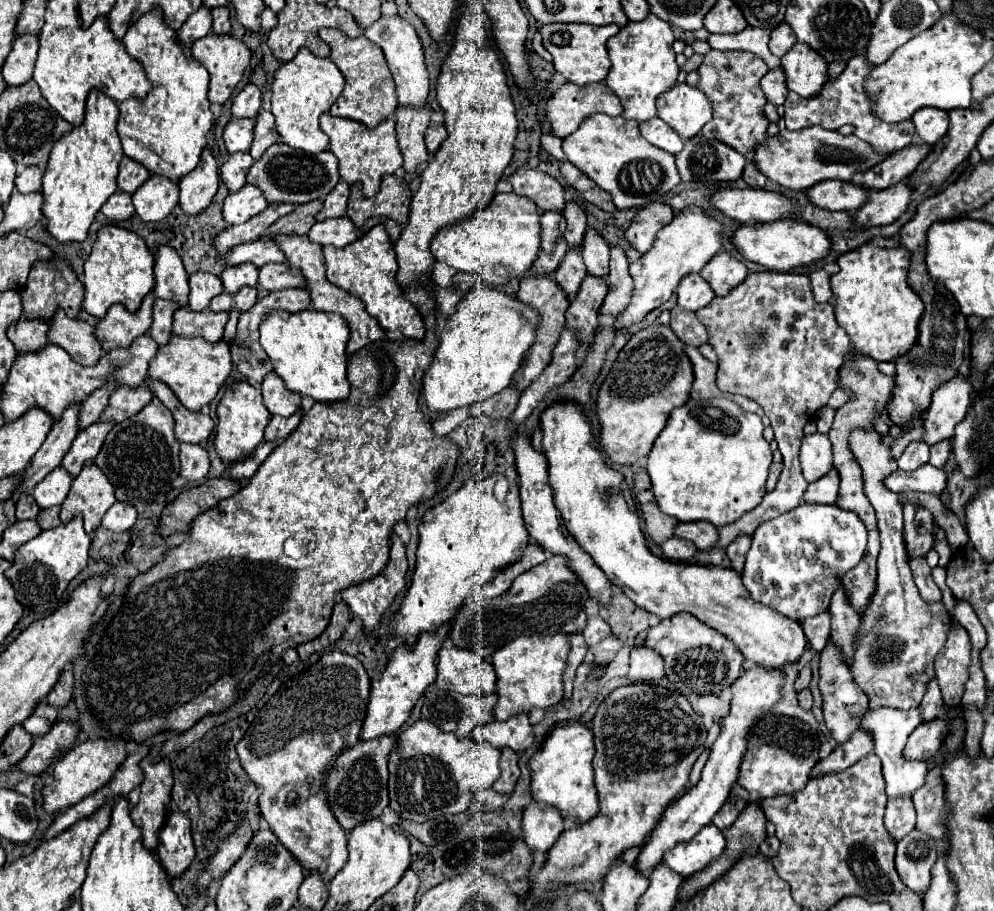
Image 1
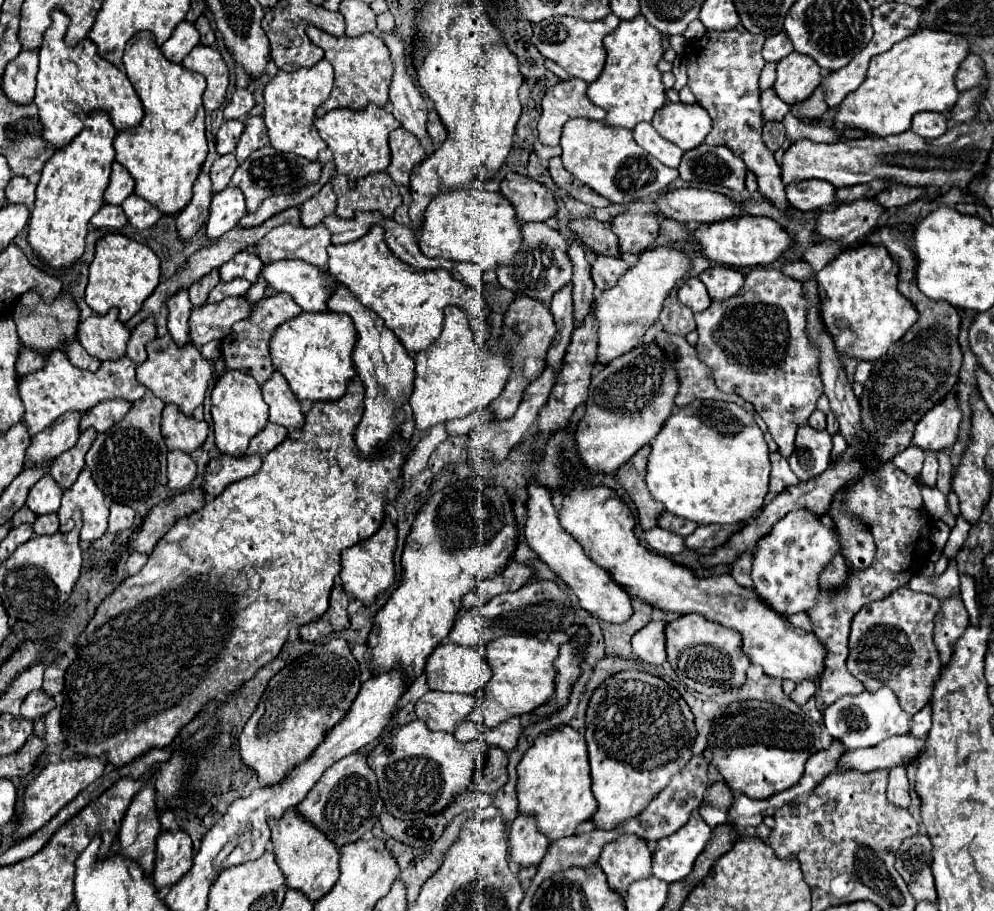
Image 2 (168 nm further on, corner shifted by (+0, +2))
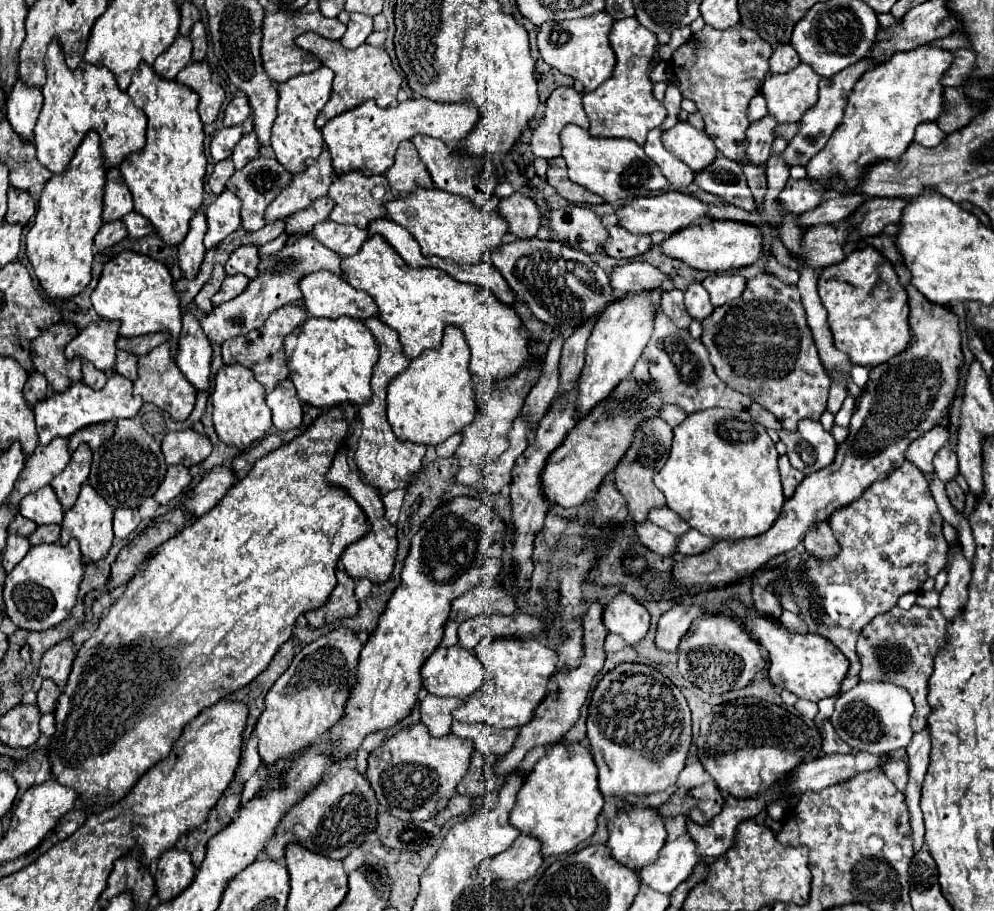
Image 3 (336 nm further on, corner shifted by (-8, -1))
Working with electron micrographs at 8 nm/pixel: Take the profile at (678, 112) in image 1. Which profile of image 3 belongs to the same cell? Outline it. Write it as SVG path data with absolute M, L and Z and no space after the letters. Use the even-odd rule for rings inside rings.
M688 120L678 122L670 130L664 130L662 144L674 156L686 162L694 172L704 170L718 154L716 146L712 144L712 138L704 130L694 128Z

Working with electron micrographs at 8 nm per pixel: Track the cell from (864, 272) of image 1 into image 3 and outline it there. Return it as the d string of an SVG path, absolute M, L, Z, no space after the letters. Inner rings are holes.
M872 246L864 250L852 250L840 264L826 266L818 280L818 294L820 294L824 308L828 310L828 324L834 336L834 346L846 352L852 364L874 368L876 364L890 360L894 354L902 352L908 346L912 332L908 332L906 290L900 286L894 266Z

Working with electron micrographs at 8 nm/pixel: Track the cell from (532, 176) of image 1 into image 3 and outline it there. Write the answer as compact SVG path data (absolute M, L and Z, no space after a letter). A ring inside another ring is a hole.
M514 192L512 196L500 200L498 214L508 220L510 232L518 238L532 238L542 226L540 208L532 198L524 196L522 192Z

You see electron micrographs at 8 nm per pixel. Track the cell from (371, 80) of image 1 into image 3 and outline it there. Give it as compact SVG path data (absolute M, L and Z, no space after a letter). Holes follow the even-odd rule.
M306 32L302 34L298 40L296 40L298 46L302 46L304 50L316 54L324 66L328 66L330 70L336 72L336 78L334 78L334 84L332 84L332 96L328 100L328 104L320 110L318 118L316 118L316 126L322 128L330 118L350 110L350 108L356 108L358 104L366 102L366 100L376 100L376 104L380 108L388 108L394 100L396 100L396 94L400 90L400 84L402 84L402 78L400 74L396 72L390 56L386 54L384 48L380 46L372 46L372 44L362 44L358 46L356 50L348 50L340 44L340 40L328 40L316 32Z

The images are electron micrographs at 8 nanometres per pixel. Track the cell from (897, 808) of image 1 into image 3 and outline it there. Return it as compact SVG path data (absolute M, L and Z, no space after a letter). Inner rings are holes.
M892 758L884 764L884 774L894 782L894 786L904 792L906 784L908 784L908 764L902 758Z

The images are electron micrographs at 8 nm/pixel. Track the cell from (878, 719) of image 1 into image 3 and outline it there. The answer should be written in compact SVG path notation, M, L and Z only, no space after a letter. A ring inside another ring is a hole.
M858 682L852 690L836 700L836 710L830 720L836 734L854 750L888 754L890 744L910 744L914 734L910 726L912 714L914 704L906 688L890 682Z

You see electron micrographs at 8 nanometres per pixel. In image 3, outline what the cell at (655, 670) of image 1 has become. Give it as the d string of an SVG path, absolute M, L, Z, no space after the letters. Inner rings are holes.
M674 606L660 616L656 628L656 648L662 652L676 652L680 636L684 636L690 624L704 610L698 606Z

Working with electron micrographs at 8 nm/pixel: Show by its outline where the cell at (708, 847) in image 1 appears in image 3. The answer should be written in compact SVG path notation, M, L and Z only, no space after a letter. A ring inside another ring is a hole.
M686 832L672 842L666 842L660 850L658 860L648 868L642 868L640 876L642 882L650 888L670 894L680 882L684 882L692 874L698 860L700 858L696 854L696 842Z

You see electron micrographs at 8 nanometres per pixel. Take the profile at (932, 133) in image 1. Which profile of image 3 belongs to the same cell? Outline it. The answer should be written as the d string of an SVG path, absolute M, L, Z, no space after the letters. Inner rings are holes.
M928 122L928 124L920 124L920 128L916 128L916 136L914 140L922 146L928 146L928 148L934 148L938 146L942 140L946 138L946 134L940 130L938 124L934 122Z

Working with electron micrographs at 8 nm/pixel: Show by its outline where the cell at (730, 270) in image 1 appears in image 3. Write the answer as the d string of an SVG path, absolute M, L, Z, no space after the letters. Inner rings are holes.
M724 272L724 274L710 274L704 278L702 286L708 290L710 300L714 306L722 306L726 302L732 302L738 298L746 288L746 278L742 278L736 272Z

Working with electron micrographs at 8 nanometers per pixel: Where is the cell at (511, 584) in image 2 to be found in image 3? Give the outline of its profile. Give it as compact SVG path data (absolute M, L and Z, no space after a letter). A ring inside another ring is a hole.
M478 584L476 588L472 588L470 592L466 592L464 596L460 596L452 602L452 612L450 612L450 618L446 622L442 646L458 644L458 638L456 638L458 626L464 620L468 620L476 614L482 614L482 612L486 612L486 614L498 614L498 612L512 614L512 612L518 612L518 602L502 586Z

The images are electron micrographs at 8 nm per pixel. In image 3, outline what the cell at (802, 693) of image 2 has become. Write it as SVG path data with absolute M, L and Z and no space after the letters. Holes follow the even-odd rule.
M798 700L796 702L796 710L802 714L802 716L806 716L806 718L816 718L816 714L818 714L818 706L816 706L816 702L808 702L808 700Z

